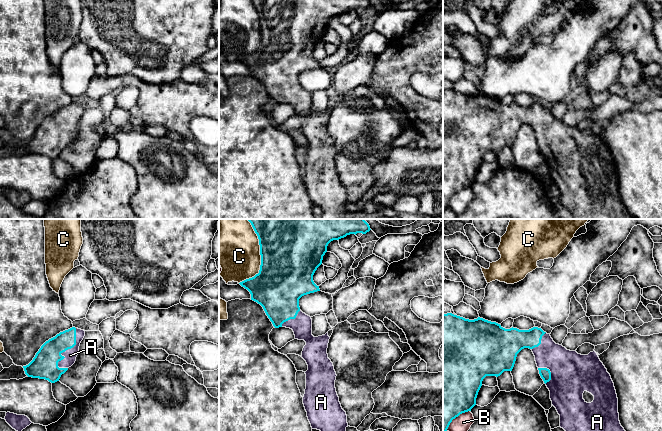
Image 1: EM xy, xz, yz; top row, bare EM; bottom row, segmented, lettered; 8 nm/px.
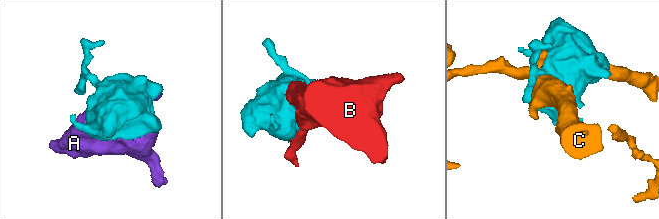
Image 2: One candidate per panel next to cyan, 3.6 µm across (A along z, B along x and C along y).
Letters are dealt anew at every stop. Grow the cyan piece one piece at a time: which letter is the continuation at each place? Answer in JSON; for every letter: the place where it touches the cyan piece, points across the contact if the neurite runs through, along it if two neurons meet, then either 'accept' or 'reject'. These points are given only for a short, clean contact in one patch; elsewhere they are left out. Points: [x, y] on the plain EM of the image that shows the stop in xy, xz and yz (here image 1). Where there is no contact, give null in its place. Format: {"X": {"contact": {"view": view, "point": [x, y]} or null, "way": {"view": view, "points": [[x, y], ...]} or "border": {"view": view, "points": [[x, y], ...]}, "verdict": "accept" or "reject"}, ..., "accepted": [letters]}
{"A": {"contact": {"view": "xy", "point": [68, 124]}, "verdict": "accept"}, "B": {"contact": {"view": "yz", "point": [455, 193]}, "verdict": "reject"}, "C": {"contact": {"view": "xz", "point": [261, 34]}, "verdict": "reject"}, "accepted": ["A"]}

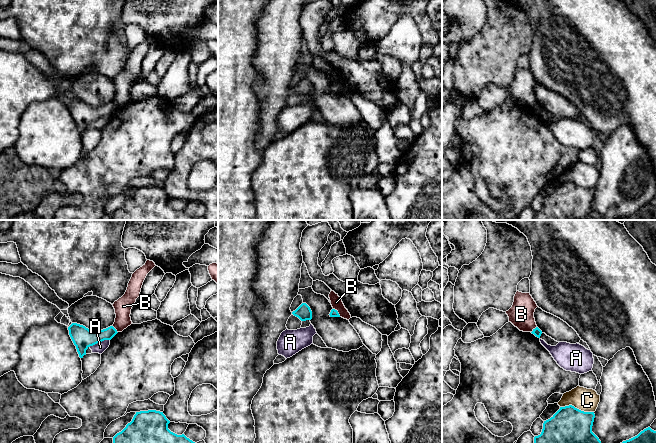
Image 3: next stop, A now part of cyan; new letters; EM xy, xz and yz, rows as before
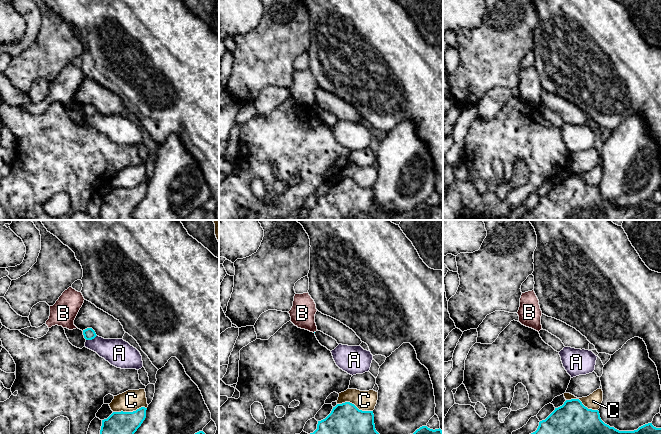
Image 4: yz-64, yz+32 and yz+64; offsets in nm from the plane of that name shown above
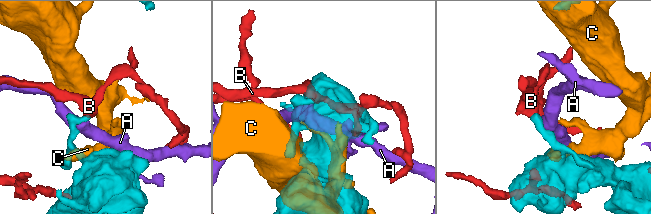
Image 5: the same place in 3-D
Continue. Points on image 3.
{"A": {"contact": {"view": "xy", "point": [99, 117]}, "verdict": "reject"}, "B": {"contact": {"view": "xz", "point": [337, 88]}, "border": {"view": "xz", "points": [[333, 84], [340, 92]]}, "verdict": "reject"}, "C": {"contact": {"view": "yz", "point": [576, 184]}, "verdict": "reject"}, "accepted": []}

